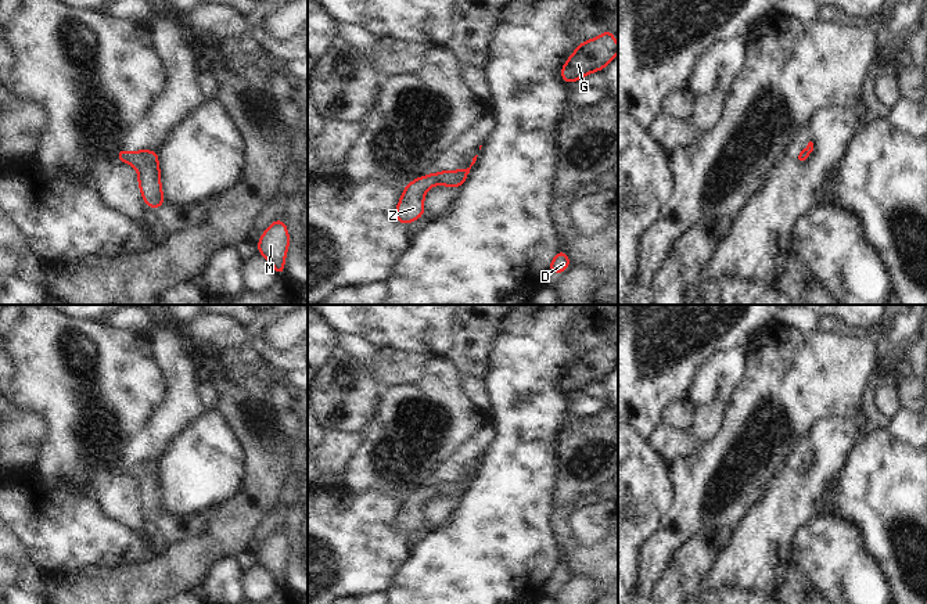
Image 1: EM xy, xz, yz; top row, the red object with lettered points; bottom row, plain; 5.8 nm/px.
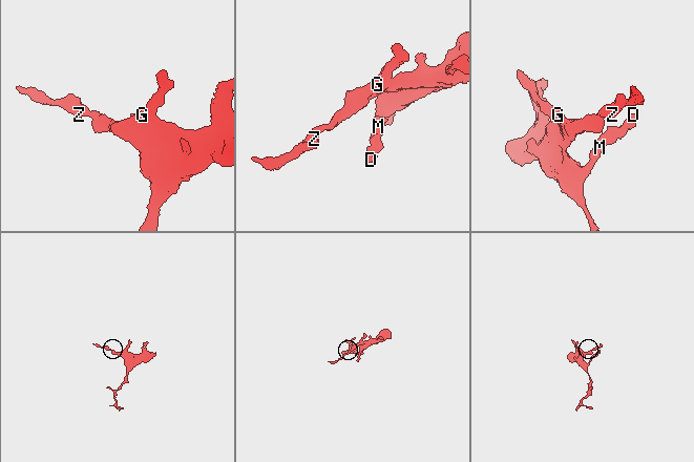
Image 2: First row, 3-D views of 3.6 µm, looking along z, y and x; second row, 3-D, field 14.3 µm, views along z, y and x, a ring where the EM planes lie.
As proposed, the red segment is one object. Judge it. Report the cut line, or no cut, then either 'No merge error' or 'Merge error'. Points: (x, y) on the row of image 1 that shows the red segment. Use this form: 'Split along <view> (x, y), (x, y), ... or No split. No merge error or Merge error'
No split. No merge error.

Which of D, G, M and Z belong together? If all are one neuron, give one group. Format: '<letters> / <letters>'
D G M Z

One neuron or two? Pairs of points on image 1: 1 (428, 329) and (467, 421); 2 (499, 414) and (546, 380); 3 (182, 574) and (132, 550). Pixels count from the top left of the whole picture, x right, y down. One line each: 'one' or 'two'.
1: two
2: one
3: two

